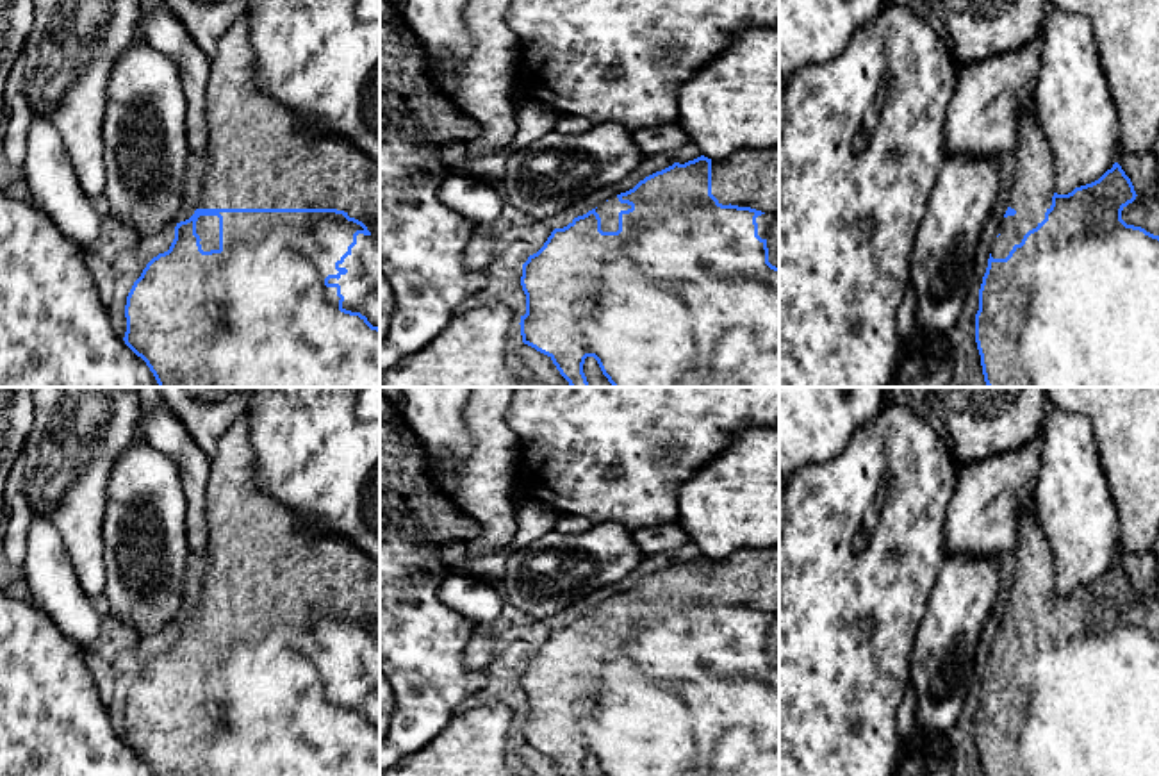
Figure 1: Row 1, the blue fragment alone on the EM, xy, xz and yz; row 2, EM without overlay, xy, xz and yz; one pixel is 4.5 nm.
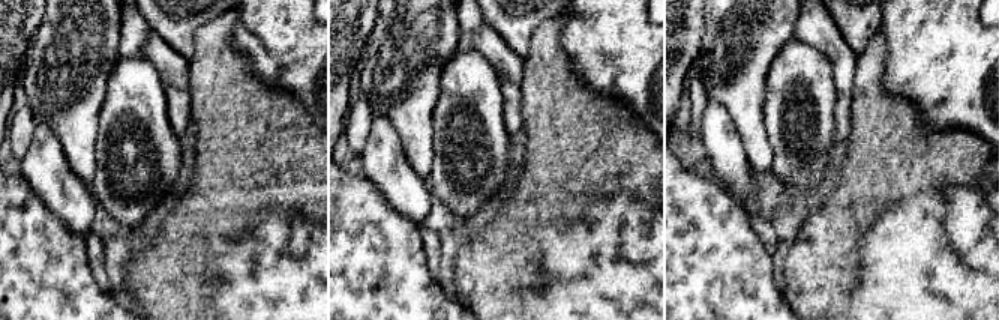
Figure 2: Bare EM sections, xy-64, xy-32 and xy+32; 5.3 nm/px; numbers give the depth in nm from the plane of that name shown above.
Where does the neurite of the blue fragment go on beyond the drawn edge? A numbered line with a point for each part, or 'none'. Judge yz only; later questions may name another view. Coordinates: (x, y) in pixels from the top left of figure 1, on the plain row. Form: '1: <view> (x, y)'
1: yz (1031, 594)

